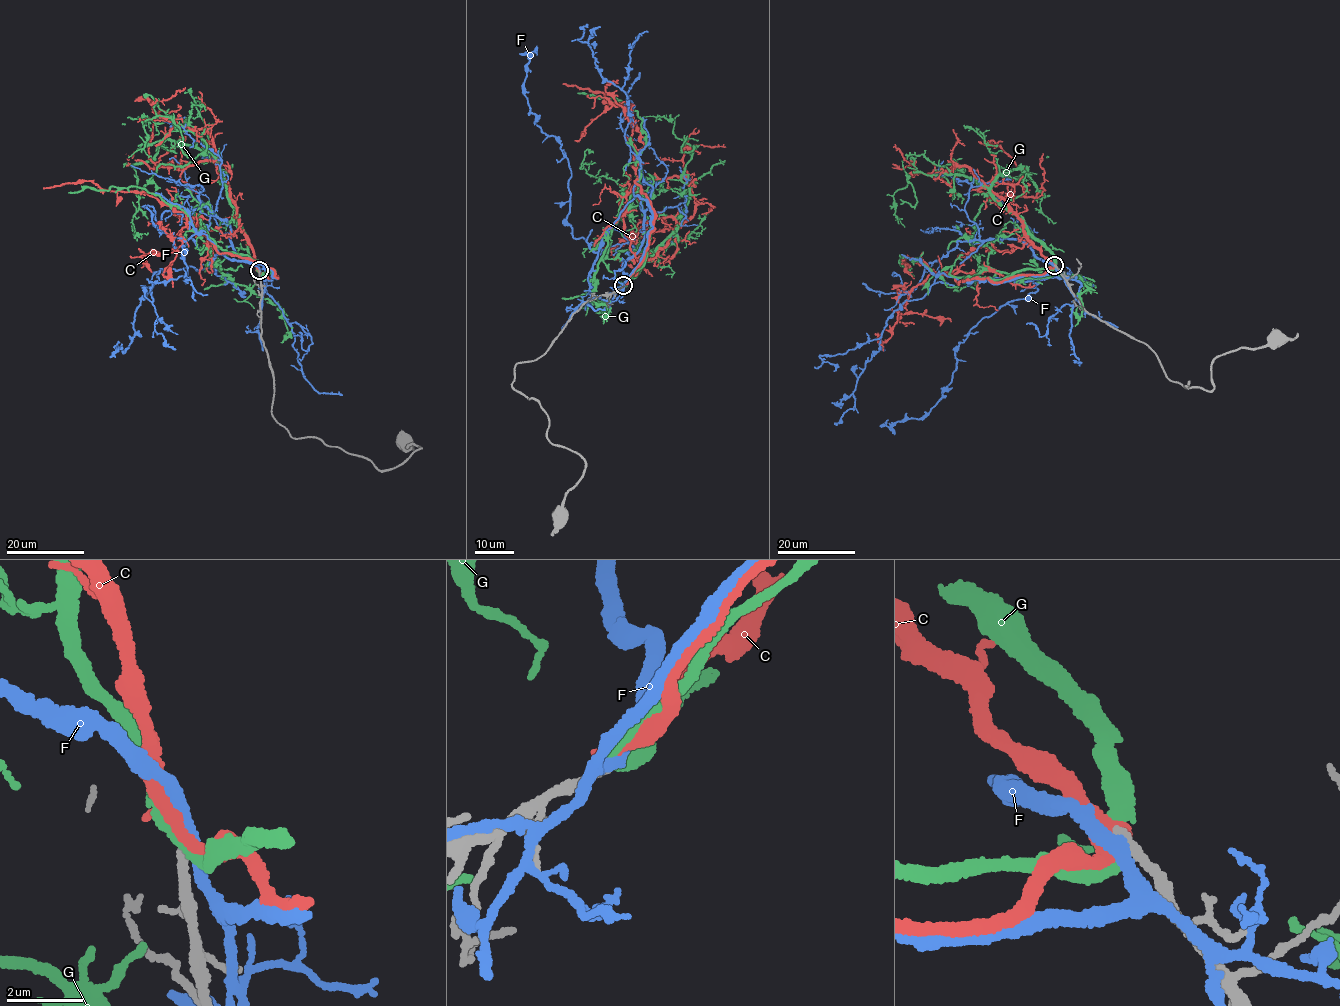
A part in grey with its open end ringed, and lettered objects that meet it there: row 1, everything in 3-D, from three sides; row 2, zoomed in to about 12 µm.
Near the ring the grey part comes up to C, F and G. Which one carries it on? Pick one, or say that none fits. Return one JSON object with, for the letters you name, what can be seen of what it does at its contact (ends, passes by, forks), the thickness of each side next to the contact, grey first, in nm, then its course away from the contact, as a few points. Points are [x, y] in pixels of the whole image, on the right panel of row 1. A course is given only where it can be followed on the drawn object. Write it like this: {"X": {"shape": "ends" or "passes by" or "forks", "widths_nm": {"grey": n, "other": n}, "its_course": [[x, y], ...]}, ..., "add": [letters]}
{"C": {"shape": "passes by", "widths_nm": {"grey": 300, "other": 380}, "its_course": [[1054, 266], [1003, 281], [958, 284], [955, 269], [936, 274], [904, 257], [914, 278]]}, "add": ["C"]}

